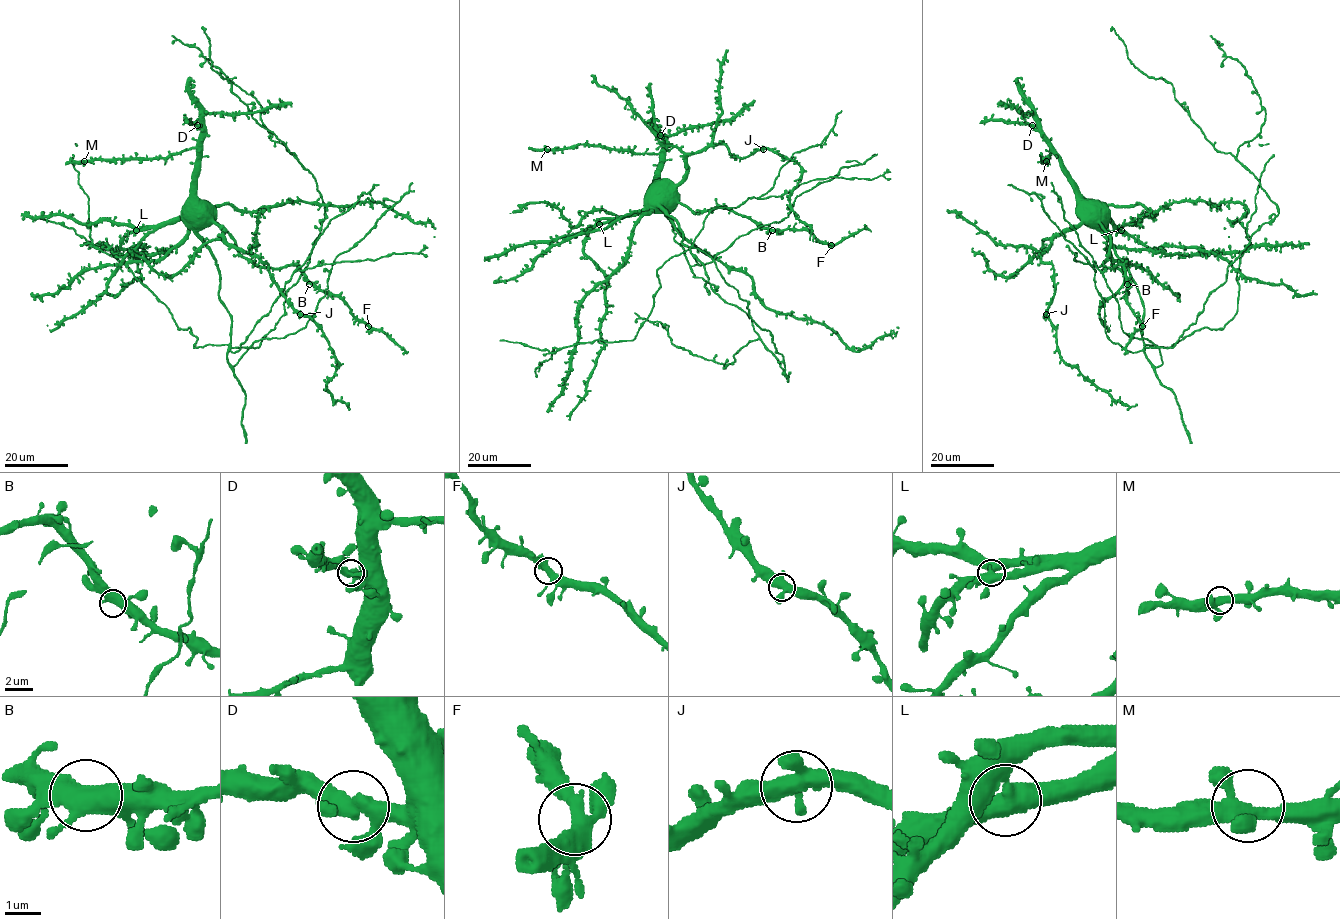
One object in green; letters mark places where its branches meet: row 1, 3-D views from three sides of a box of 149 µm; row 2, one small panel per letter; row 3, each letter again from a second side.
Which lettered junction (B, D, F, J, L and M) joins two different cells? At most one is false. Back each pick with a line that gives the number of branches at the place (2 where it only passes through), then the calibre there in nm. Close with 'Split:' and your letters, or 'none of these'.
Split: none of these

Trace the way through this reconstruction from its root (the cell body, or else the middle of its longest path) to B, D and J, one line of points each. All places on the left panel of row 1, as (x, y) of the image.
B: (205, 214), (229, 234), (236, 249), (256, 265), (295, 265), (309, 284)
D: (205, 214), (196, 206), (196, 161), (200, 132), (197, 125)
J: (205, 214), (204, 223), (215, 223), (228, 243), (252, 253), (268, 265), (272, 281), (300, 314)

